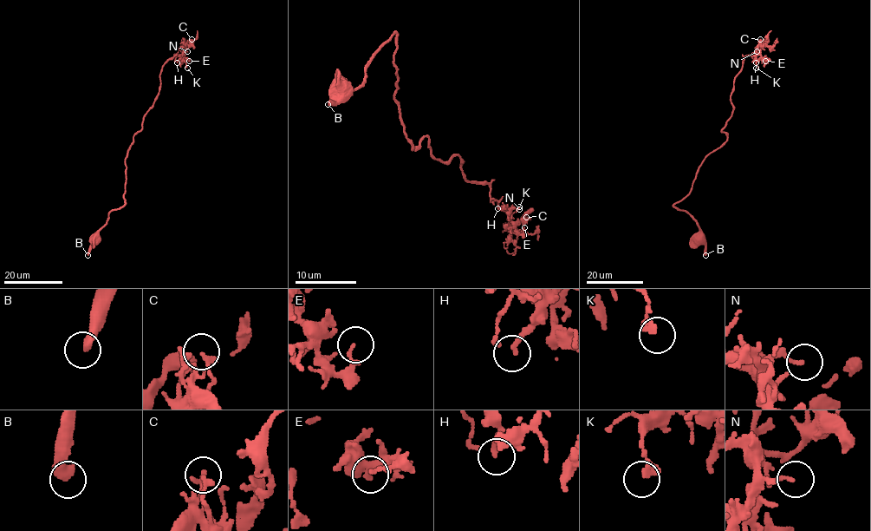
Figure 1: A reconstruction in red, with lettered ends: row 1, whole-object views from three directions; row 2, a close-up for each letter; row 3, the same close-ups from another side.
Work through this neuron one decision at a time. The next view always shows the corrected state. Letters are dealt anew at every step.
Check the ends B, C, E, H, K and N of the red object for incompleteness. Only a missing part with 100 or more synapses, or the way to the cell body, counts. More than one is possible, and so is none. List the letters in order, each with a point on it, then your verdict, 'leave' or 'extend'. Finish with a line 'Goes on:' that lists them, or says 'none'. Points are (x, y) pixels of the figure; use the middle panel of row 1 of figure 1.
B: place (328, 104); leave
C: place (526, 217); leave
E: place (524, 227); leave
H: place (497, 208); leave
K: place (519, 206); leave
N: place (519, 209); leave
Goes on: none

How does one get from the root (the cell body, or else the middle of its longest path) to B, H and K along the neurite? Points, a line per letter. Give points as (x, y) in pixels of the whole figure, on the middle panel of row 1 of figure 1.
B: (341, 89), (337, 92), (334, 102), (328, 104)
H: (341, 89), (394, 32), (406, 138), (457, 155), (497, 208)
K: (341, 89), (362, 83), (394, 32), (412, 148), (426, 137), (509, 218), (519, 206)

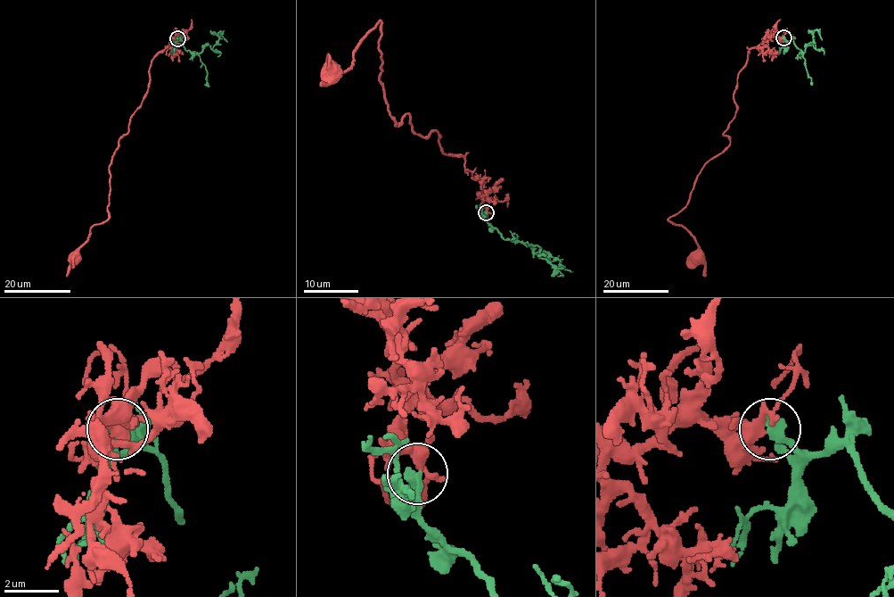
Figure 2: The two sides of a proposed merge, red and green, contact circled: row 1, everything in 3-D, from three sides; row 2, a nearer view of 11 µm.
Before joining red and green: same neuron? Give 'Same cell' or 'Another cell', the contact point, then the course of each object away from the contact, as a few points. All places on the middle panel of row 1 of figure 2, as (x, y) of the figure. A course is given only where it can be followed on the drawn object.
Same cell. Place: (486, 212). Course of red: (488, 211), (437, 130), (415, 134), (408, 114), (396, 125), (381, 20), (332, 71). Course of green: (486, 211), (486, 219), (504, 239), (525, 244), (548, 262), (557, 257), (555, 259), (561, 267), (572, 272)

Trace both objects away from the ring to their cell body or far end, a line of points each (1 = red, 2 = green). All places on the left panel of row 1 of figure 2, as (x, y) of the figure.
1: (177, 38), (172, 39), (151, 62), (146, 95), (112, 157), (109, 218), (90, 228), (75, 258)
2: (176, 37), (186, 51), (195, 53), (206, 44), (211, 49), (219, 32), (227, 42)

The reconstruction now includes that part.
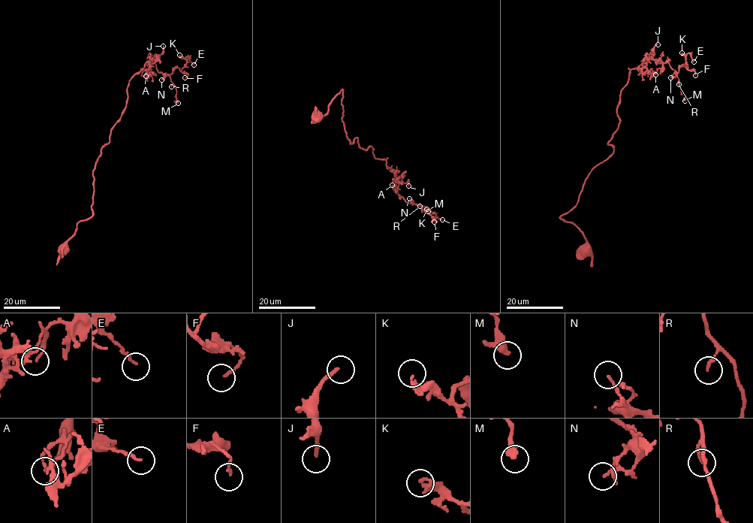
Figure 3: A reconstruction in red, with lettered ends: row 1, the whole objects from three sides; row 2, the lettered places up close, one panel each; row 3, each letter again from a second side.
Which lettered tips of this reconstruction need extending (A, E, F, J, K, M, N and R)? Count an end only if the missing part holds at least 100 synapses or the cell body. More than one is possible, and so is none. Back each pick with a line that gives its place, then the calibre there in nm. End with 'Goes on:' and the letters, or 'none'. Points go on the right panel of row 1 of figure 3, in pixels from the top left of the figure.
J: place (658, 44); calibre 180 nm
Goes on: J

